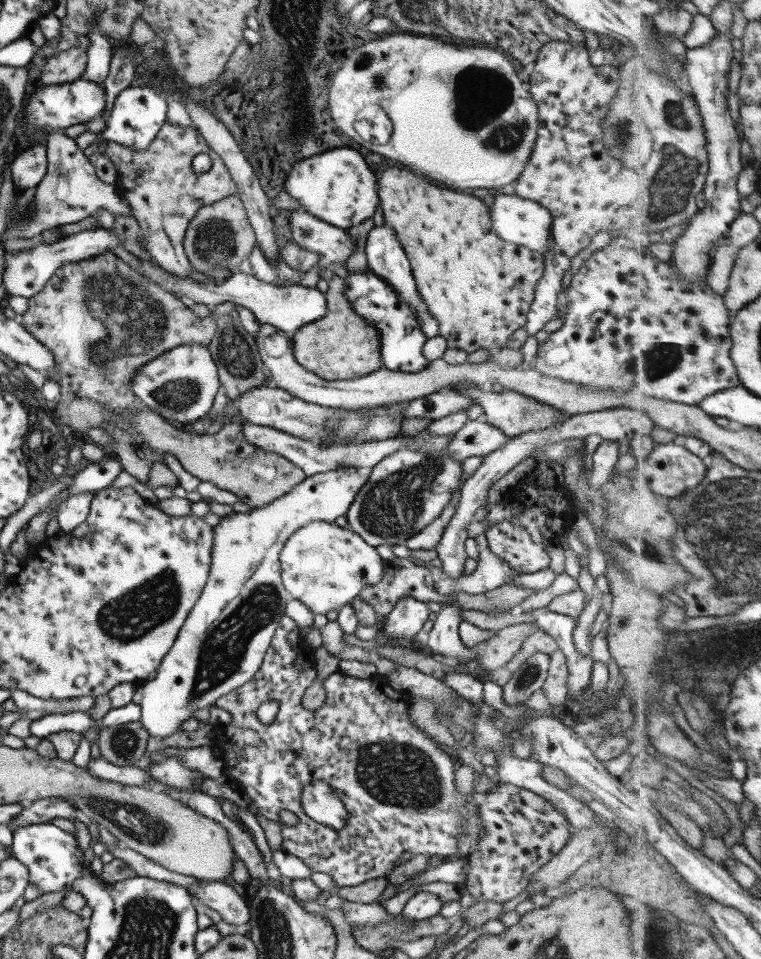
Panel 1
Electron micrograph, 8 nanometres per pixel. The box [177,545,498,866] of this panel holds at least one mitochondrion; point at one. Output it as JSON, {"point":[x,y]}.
{"point":[398,774]}

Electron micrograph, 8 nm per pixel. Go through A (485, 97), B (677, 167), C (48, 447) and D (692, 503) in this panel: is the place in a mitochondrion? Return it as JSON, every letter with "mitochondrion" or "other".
{"A":"mitochondrion","B":"mitochondrion","C":"other","D":"mitochondrion"}

